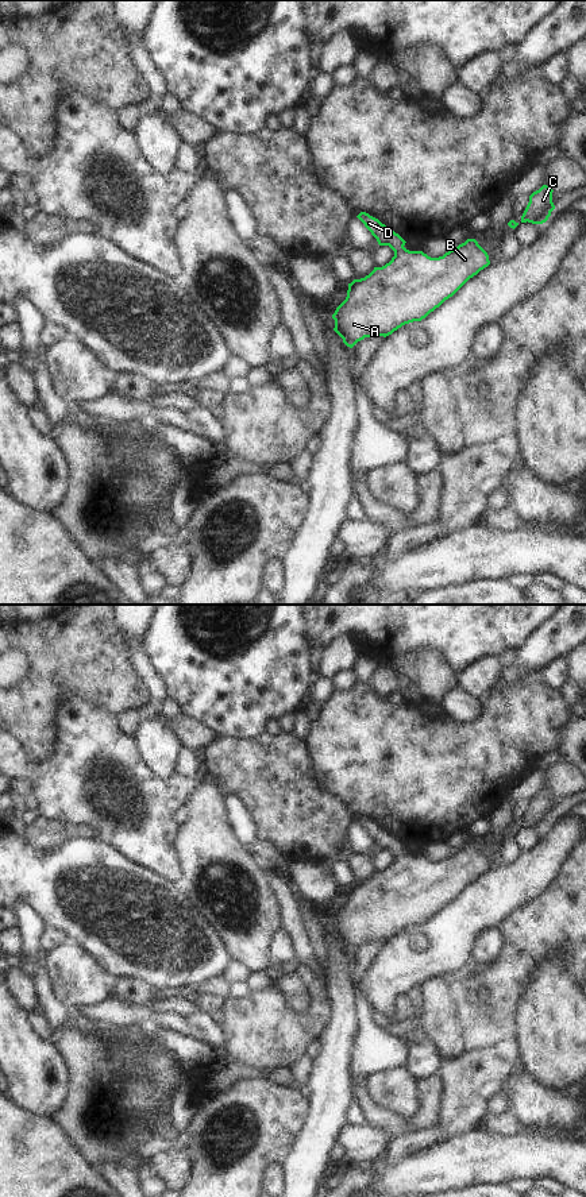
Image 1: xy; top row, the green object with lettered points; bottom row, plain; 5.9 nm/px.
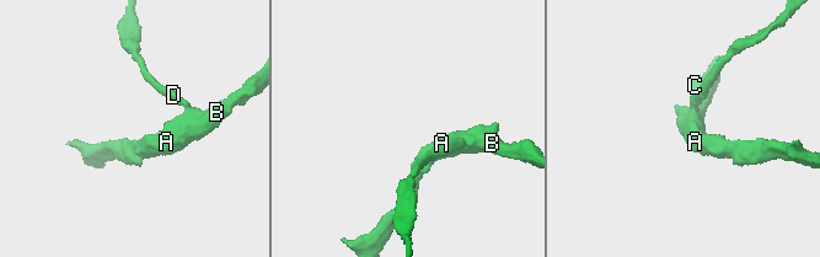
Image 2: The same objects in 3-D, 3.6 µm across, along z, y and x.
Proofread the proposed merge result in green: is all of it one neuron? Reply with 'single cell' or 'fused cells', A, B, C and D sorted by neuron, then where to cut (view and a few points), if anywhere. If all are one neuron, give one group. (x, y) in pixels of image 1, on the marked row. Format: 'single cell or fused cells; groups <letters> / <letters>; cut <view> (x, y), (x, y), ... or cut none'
single cell; groups A B C D; cut none

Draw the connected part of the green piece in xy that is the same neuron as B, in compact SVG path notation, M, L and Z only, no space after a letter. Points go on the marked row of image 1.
M361 212L356 217L379 246L389 246L394 251L394 256L385 266L374 267L365 278L348 283L346 300L332 314L334 331L350 348L365 337L386 337L405 324L421 321L452 297L470 278L490 265L487 252L475 239L467 239L443 256L431 258L423 251L406 250L404 247L406 242L398 233L369 213Z

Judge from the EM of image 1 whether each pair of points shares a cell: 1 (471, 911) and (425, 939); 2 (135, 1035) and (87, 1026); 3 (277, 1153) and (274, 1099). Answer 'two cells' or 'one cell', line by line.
1: one cell
2: one cell
3: one cell

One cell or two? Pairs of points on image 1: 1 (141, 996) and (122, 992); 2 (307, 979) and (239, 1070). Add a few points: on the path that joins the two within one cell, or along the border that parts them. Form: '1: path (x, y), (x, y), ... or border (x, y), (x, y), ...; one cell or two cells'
1: path (137, 993), (126, 992); one cell
2: border (226, 1058), (247, 1068); two cells

